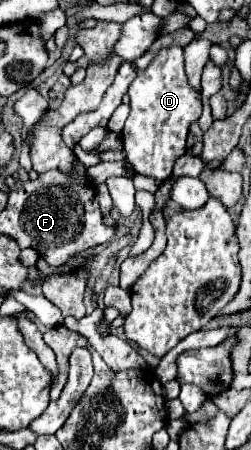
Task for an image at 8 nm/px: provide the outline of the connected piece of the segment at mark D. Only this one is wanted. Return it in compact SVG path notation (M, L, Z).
M166 47L156 59L130 83L130 115L122 129L124 155L130 167L146 177L164 183L172 175L174 161L186 153L186 137L190 123L202 113L200 93L188 85L184 71L182 47Z

